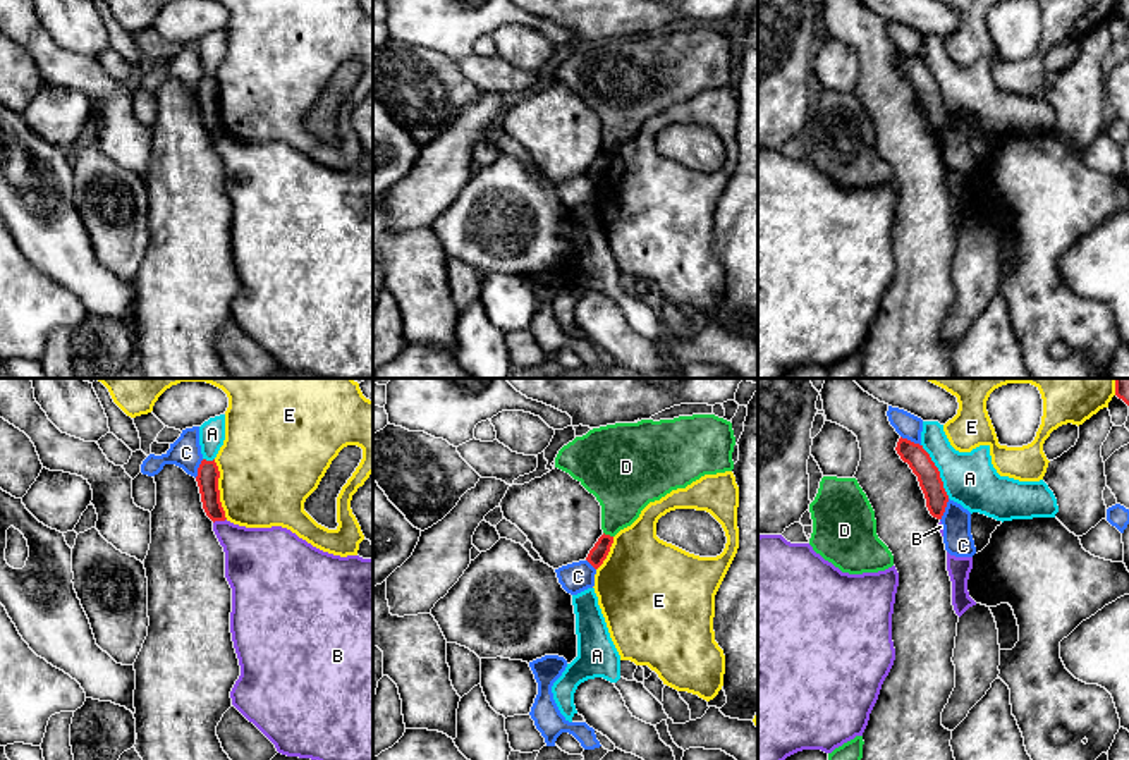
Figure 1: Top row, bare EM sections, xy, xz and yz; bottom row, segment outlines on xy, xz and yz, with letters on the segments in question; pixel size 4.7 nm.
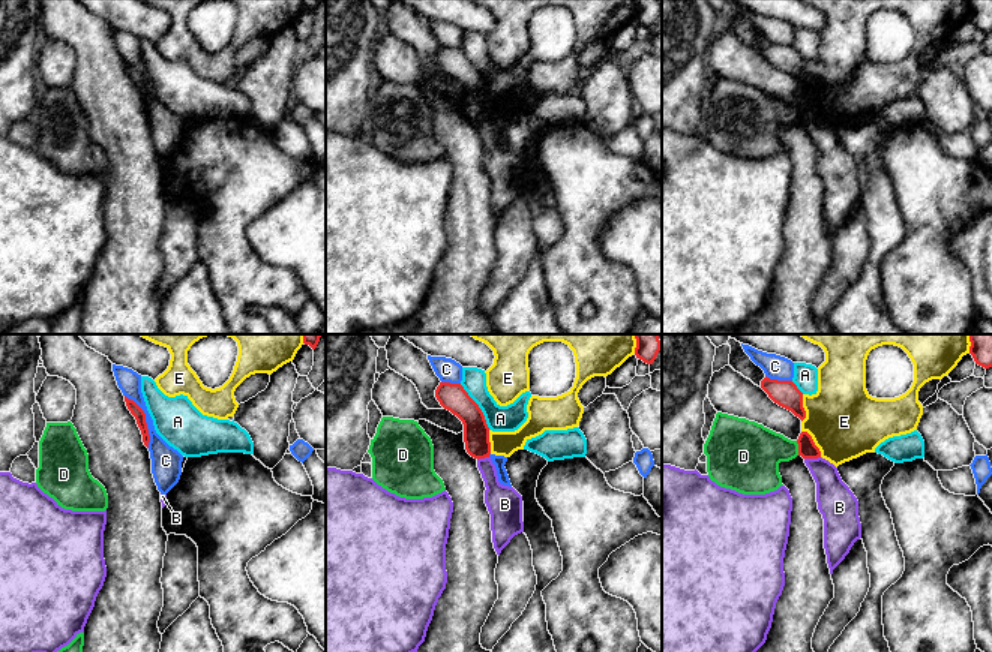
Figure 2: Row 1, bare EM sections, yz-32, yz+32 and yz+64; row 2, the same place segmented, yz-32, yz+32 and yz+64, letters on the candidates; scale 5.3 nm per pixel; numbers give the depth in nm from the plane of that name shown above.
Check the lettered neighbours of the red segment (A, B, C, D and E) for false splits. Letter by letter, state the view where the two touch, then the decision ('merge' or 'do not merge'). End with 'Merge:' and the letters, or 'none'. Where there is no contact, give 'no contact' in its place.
A: meets red in yz; do not merge
B: meets red in xy; do not merge
C: meets red in yz; do not merge
D: meets red in xz; do not merge
E: meets red in xy; do not merge
Merge: none

